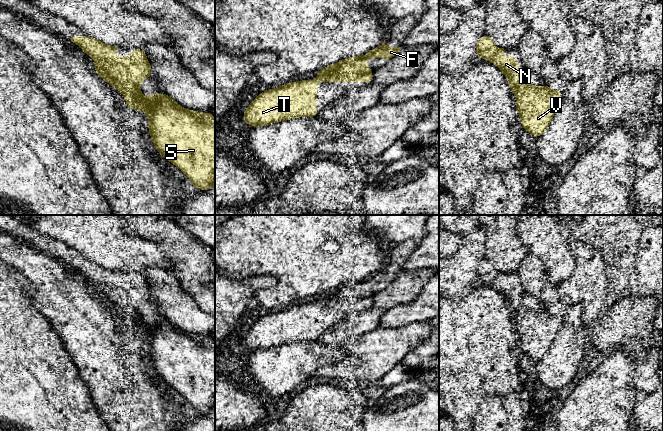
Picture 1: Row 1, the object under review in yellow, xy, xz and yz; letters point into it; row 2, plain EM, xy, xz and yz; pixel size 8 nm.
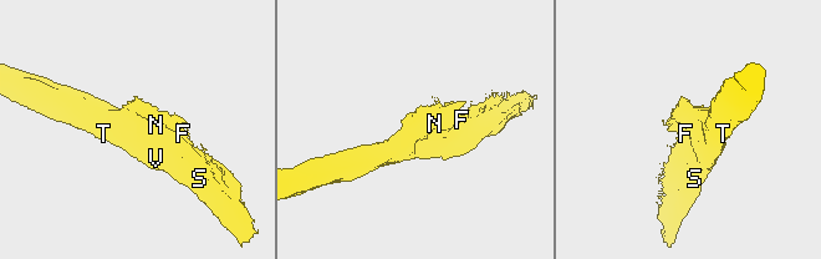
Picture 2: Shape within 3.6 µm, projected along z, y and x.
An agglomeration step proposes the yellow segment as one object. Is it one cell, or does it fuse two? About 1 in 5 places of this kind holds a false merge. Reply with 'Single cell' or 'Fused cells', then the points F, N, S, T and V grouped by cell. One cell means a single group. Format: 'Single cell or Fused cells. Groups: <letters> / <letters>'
Fused cells. Groups: F N / S T V

